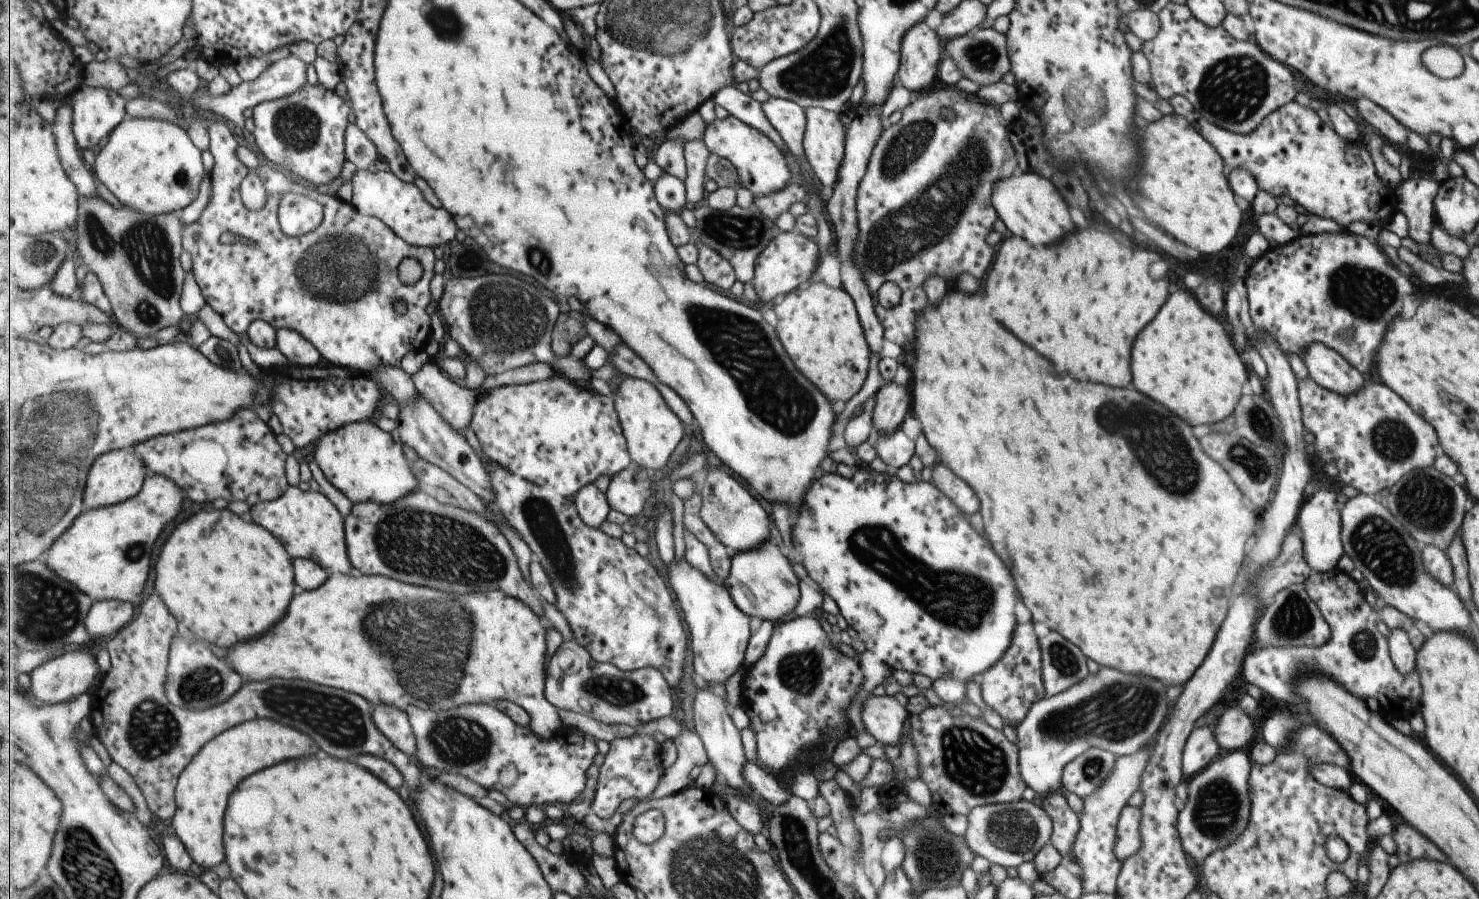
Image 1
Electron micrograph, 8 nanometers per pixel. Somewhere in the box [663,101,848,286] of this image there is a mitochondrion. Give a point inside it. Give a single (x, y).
(734, 231)

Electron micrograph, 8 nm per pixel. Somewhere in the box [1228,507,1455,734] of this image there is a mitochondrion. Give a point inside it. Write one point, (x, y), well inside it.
(1379, 546)

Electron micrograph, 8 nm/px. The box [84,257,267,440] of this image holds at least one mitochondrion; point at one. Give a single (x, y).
(222, 353)

